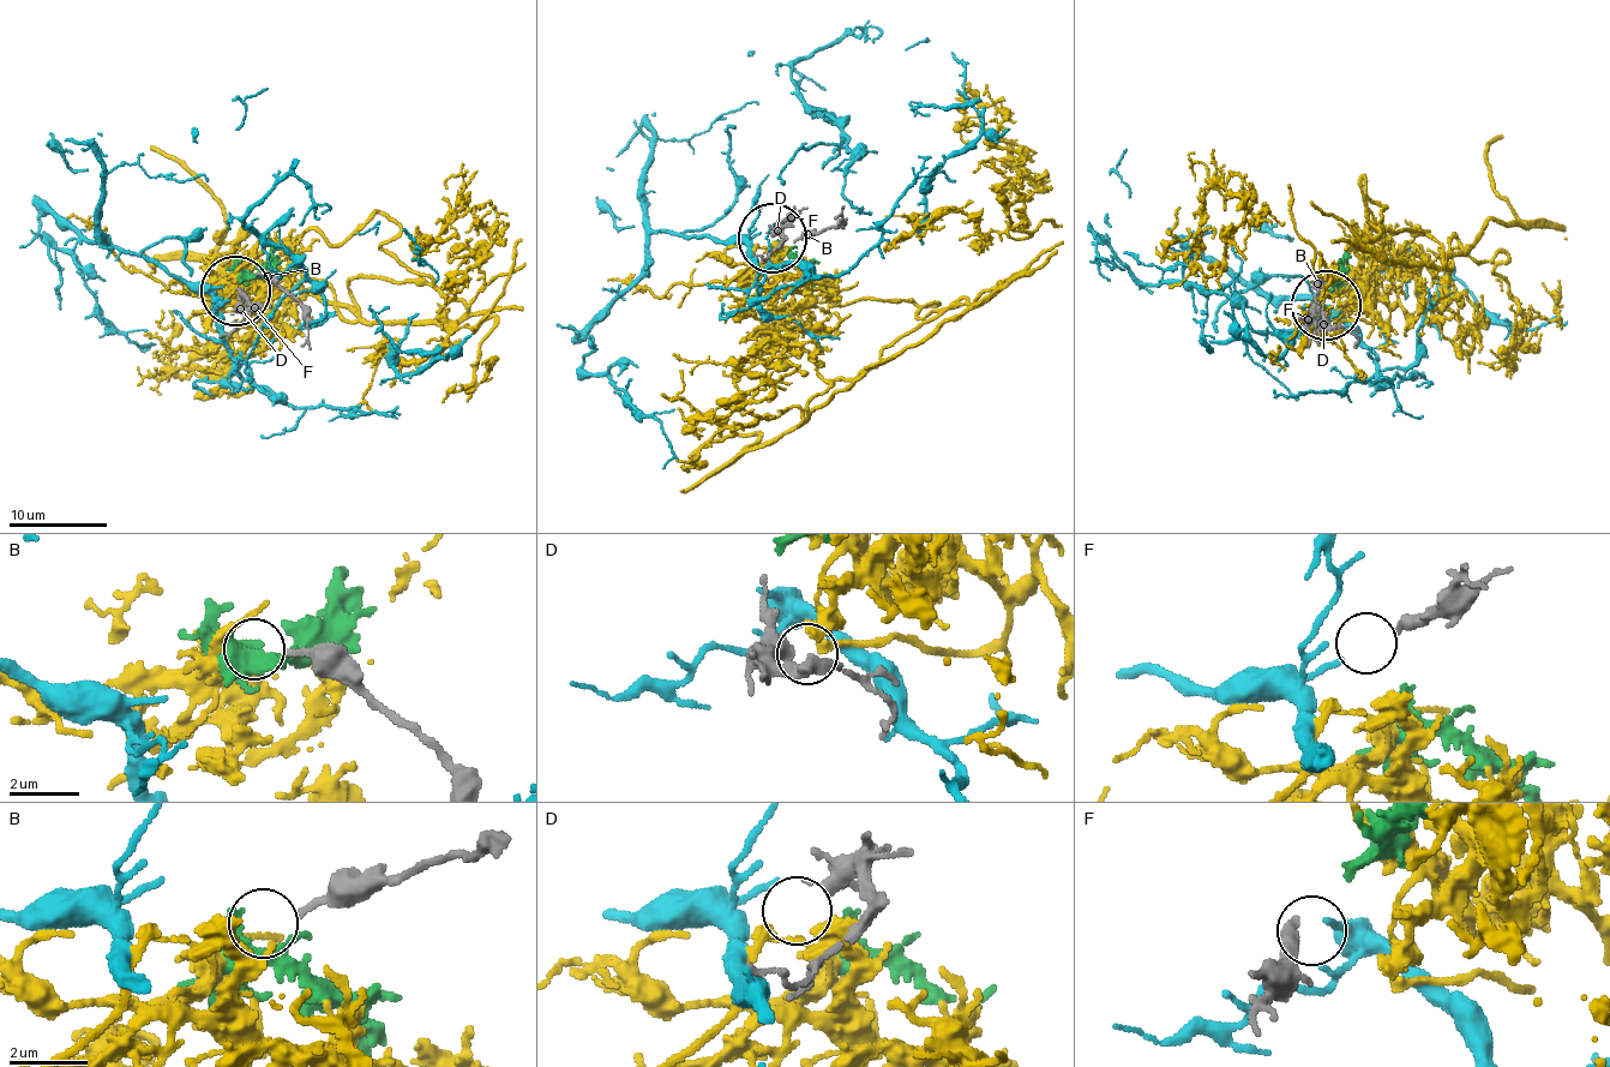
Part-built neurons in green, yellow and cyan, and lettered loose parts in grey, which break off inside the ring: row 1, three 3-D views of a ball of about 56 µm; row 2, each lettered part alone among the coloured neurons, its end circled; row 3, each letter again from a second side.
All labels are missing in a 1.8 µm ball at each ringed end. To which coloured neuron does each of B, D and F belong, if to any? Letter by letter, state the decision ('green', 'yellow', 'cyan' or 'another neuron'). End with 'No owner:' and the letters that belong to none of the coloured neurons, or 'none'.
B: another neuron
D: yellow
F: cyan
No owner: B

